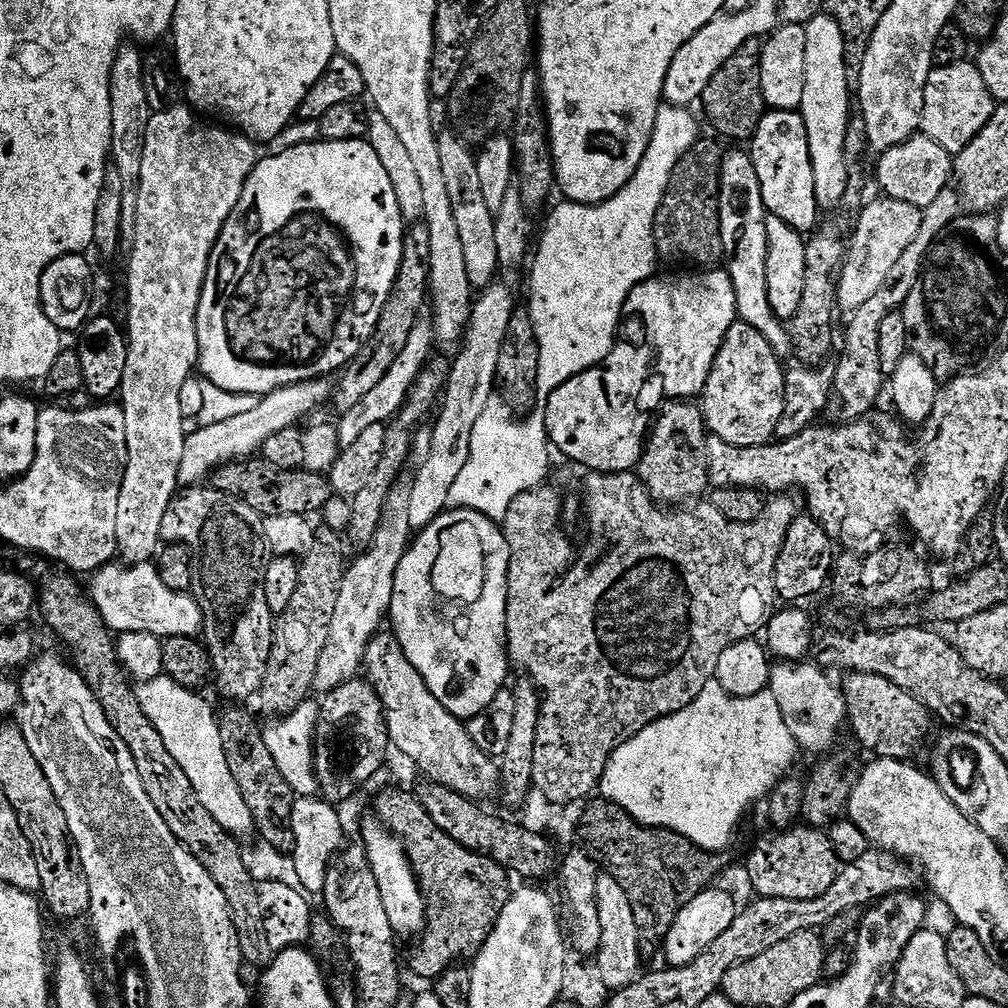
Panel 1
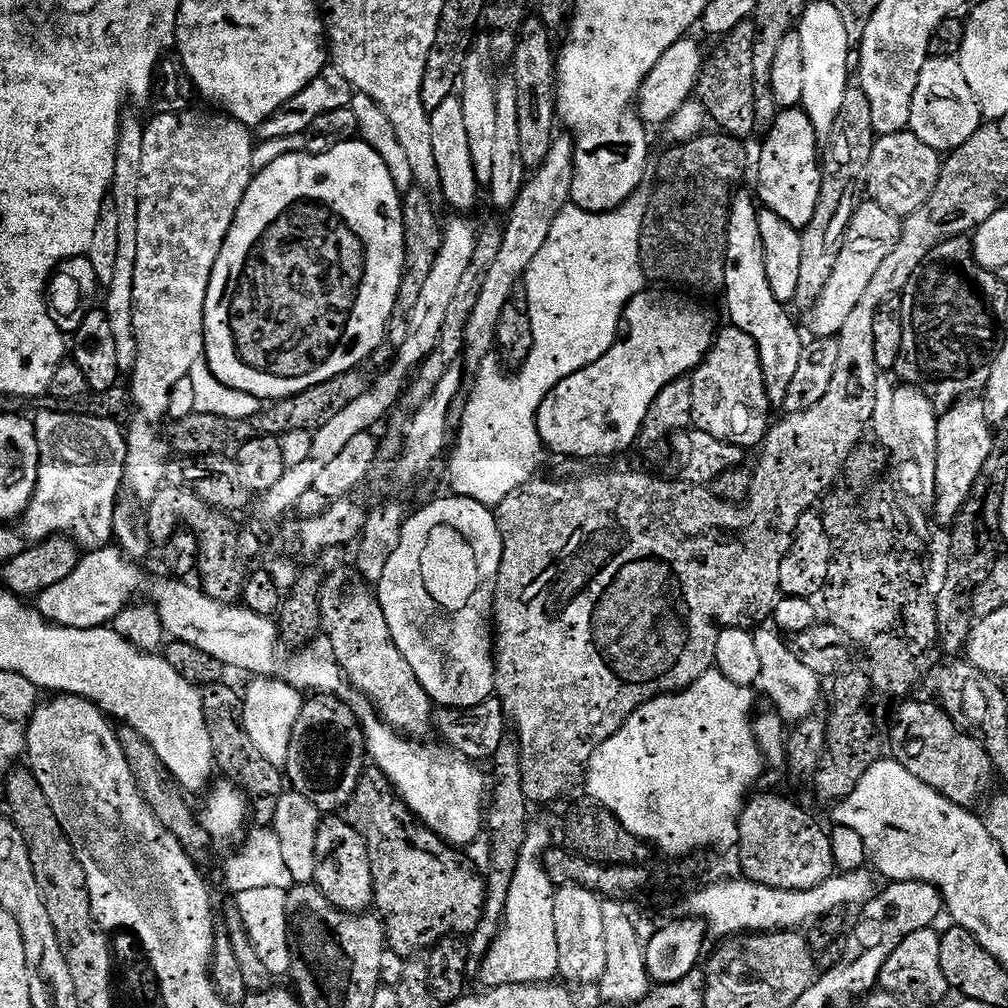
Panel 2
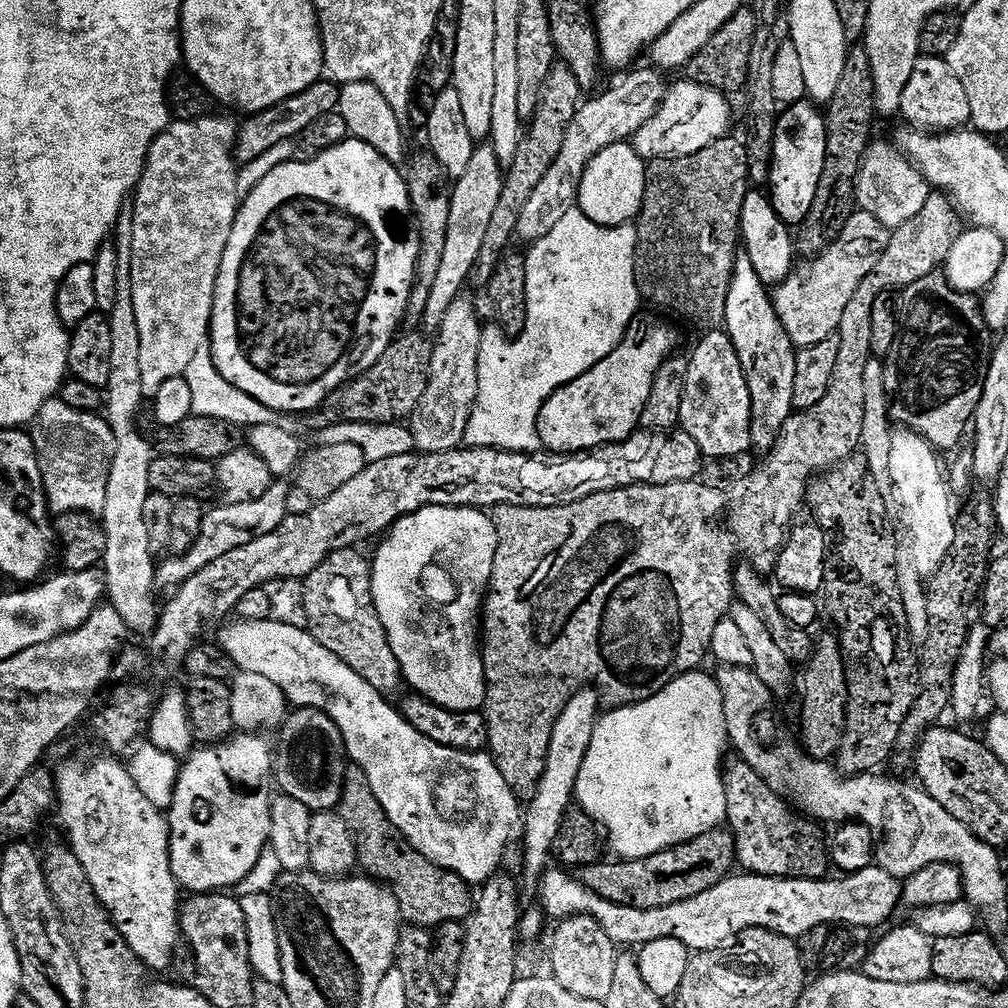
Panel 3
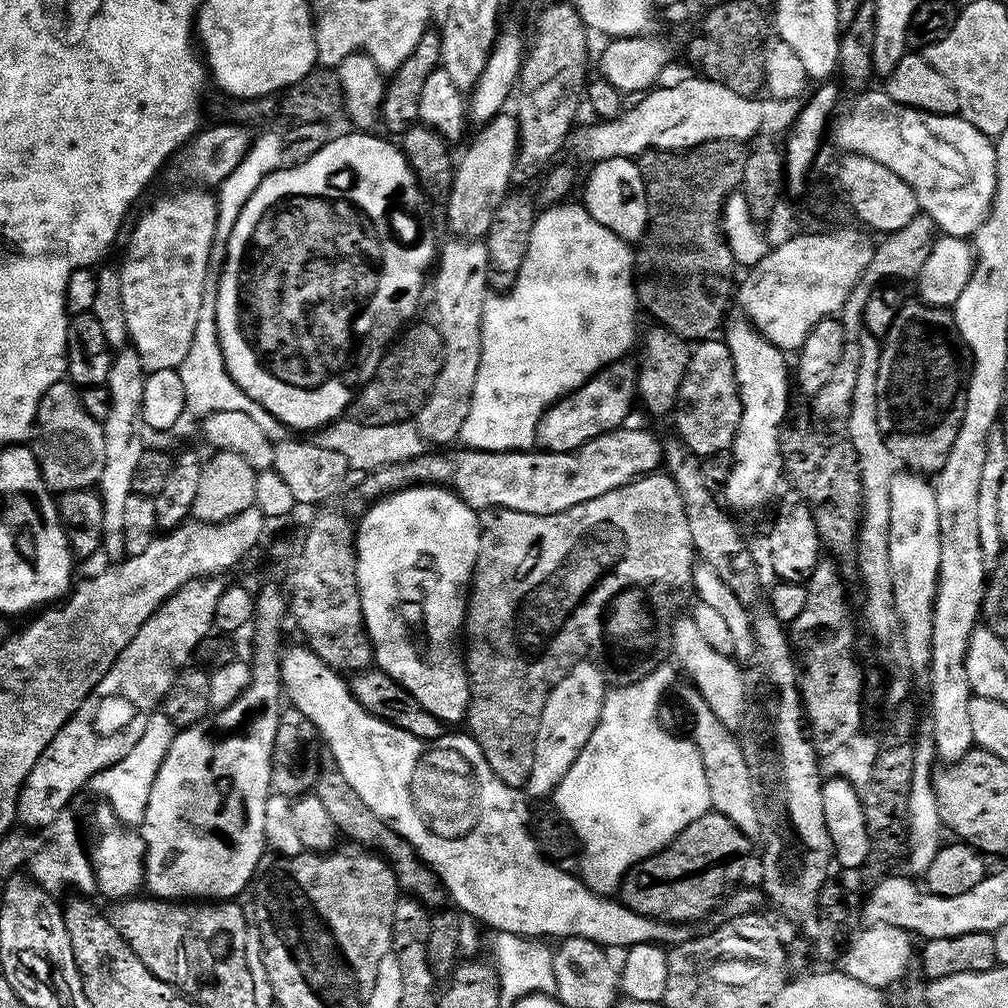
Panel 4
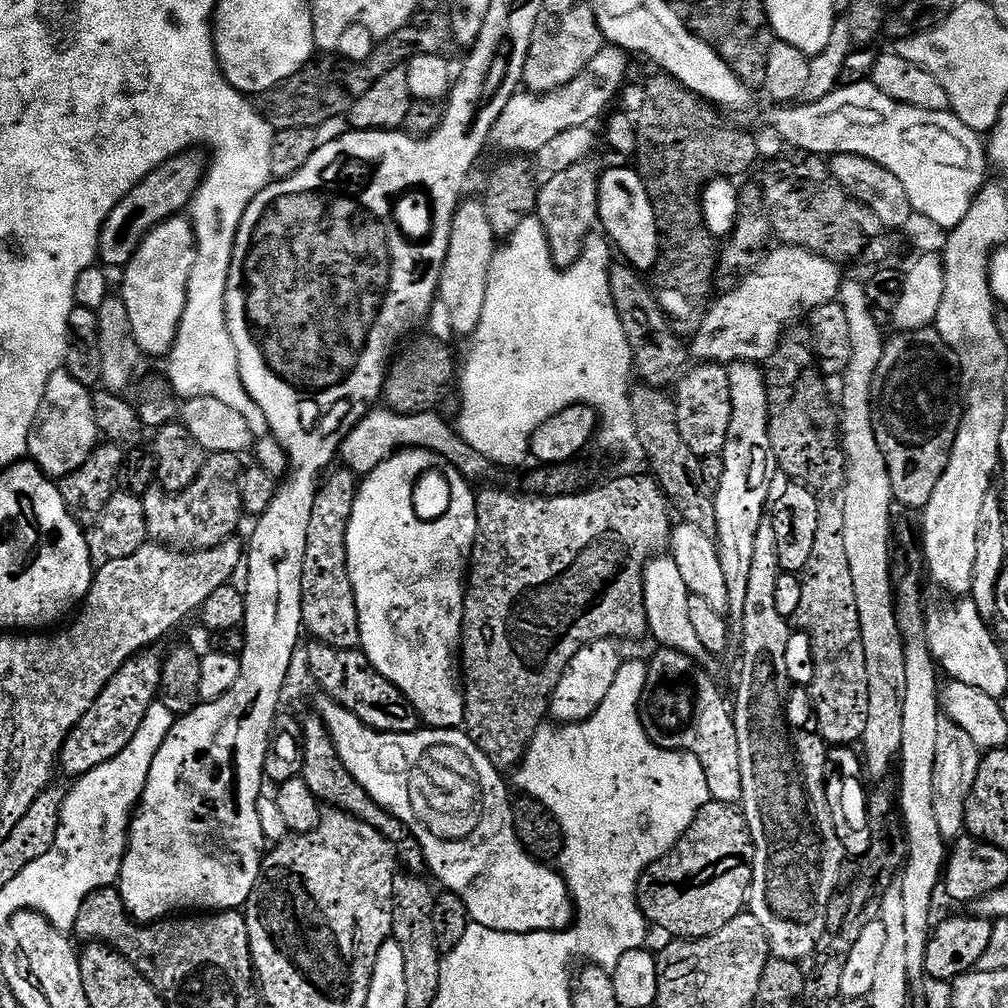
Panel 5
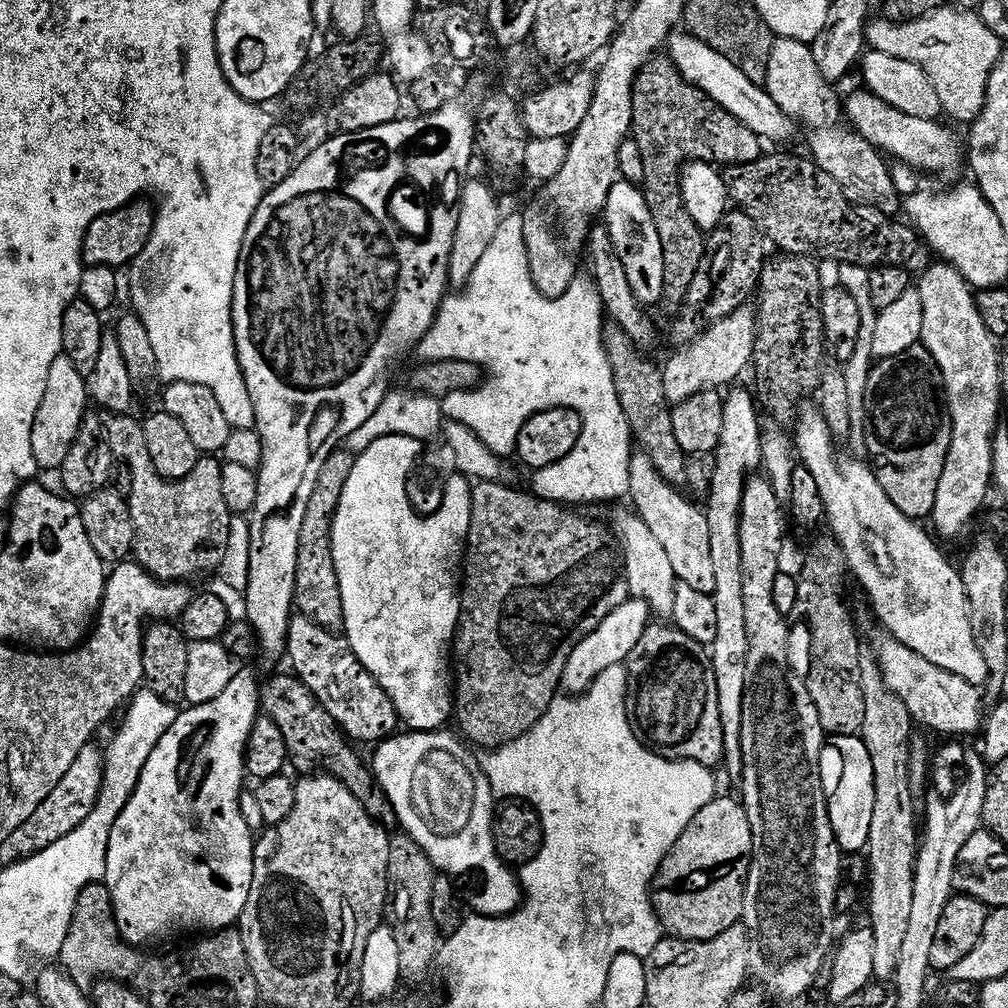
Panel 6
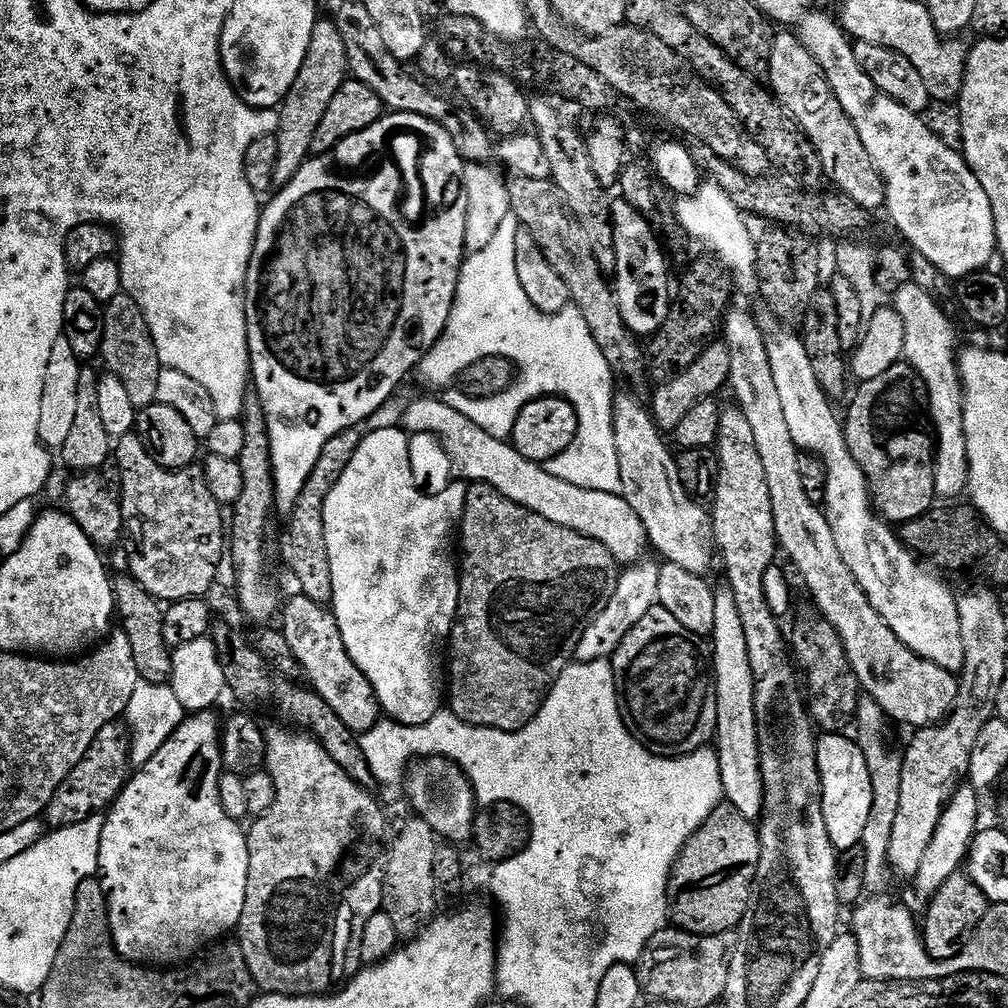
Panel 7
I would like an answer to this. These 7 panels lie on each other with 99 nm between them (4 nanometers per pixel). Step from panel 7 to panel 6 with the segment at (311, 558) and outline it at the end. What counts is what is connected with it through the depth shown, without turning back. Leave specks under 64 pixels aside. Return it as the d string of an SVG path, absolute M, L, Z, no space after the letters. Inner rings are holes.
M338 450L326 458L322 474L314 486L310 506L306 506L306 518L302 522L302 538L298 546L298 570L296 571L296 603L299 615L318 622L328 632L339 633L344 626L342 590L338 586L338 570L332 553L332 519L338 510L338 502L346 490L350 470L354 470L356 456L348 450Z

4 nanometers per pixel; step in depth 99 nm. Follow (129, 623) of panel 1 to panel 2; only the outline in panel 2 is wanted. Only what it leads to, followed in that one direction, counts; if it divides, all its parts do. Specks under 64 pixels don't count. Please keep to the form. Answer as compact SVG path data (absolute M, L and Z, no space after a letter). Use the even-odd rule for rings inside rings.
M119 547L94 548L81 555L70 578L50 586L38 598L43 619L61 628L102 628L111 625L116 615L133 603L132 595L144 584L144 576ZM176 578L160 580L152 588L151 603L160 615L160 621L165 633L173 641L189 643L203 653L213 656L229 669L237 668L240 672L252 672L253 677L275 677L280 668L281 629L271 616L259 616L250 609L236 604L222 604L219 600L210 598L199 587L191 588L188 582Z

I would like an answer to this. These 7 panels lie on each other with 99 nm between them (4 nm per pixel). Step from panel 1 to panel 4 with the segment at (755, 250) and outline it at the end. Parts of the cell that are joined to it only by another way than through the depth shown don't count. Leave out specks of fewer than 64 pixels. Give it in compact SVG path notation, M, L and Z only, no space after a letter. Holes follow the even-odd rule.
M743 323L734 325L732 329L729 327L726 335L742 398L742 422L730 449L732 473L722 493L727 507L733 513L756 512L766 507L772 495L779 490L780 476L782 480L785 475L780 441L789 423L788 399L792 396L792 390L794 392L793 381L788 381L789 357L775 348L765 336L761 336L751 323Z

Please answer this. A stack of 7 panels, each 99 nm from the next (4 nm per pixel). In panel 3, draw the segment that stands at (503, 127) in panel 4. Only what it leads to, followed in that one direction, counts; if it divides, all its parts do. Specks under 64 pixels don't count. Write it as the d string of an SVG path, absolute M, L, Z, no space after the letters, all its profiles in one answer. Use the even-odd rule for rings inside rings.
M489 145L477 146L470 158L470 166L466 166L466 174L455 181L451 189L450 220L446 233L446 247L443 248L442 263L435 277L434 286L430 289L430 298L424 310L423 327L438 330L446 318L446 310L457 297L462 294L464 283L469 283L474 262L478 262L478 254L482 251L482 241L486 238L486 229L490 226L490 217L498 206L498 197L502 195L504 175Z

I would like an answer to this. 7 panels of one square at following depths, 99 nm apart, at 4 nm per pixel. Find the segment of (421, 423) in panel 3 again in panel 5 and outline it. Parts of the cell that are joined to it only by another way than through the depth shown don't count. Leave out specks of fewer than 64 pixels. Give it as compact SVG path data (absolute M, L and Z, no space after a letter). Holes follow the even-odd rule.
M465 199L454 214L450 246L446 250L446 262L440 279L439 303L448 311L448 324L464 338L471 337L486 306L486 286L490 278L490 262L498 247L498 238L486 218L483 203L479 199Z

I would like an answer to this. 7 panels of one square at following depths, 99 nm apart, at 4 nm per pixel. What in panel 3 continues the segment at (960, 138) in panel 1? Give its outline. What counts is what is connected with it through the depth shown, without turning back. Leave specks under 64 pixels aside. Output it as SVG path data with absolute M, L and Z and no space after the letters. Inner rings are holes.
M923 54L918 57L906 90L902 90L899 115L912 123L909 125L933 134L963 129L971 121L970 98L966 98L966 89L958 82L958 74L950 70L947 59Z

